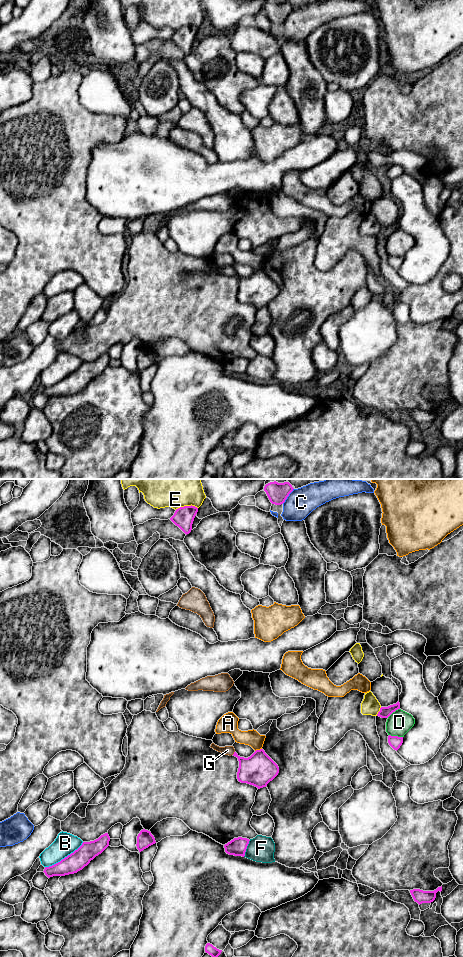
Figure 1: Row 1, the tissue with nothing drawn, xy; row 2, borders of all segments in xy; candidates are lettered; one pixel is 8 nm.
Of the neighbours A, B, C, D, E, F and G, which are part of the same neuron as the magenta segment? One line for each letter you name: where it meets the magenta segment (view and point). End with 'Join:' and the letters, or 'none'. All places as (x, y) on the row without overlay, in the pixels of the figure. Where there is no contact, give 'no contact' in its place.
G: xy (234, 273)
Join: G

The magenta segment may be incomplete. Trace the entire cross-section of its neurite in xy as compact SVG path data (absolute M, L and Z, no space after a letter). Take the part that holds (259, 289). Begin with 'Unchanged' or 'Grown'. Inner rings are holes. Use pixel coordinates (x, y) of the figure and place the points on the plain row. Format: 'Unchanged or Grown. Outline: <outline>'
Grown. Outline: M212 263L210 267L225 275L238 278L237 299L241 303L247 303L260 309L266 307L279 293L278 285L263 269L256 270L250 277L244 278L235 272L233 266L219 267Z

